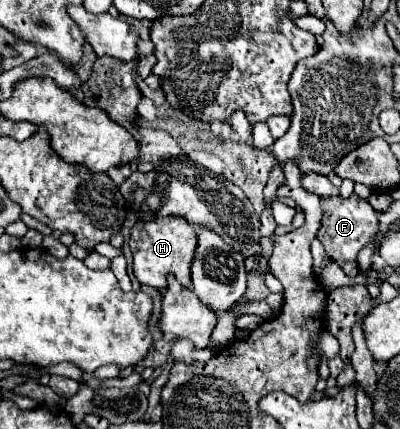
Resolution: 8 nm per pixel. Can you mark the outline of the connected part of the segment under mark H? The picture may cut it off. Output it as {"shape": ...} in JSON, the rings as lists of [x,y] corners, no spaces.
{"shape":[[[168,216],[156,222],[134,224],[130,234],[130,250],[134,254],[134,274],[140,284],[164,290],[166,276],[174,274],[182,286],[190,284],[190,264],[194,258],[194,248],[198,244],[198,230],[196,226],[188,224],[178,216]]]}

